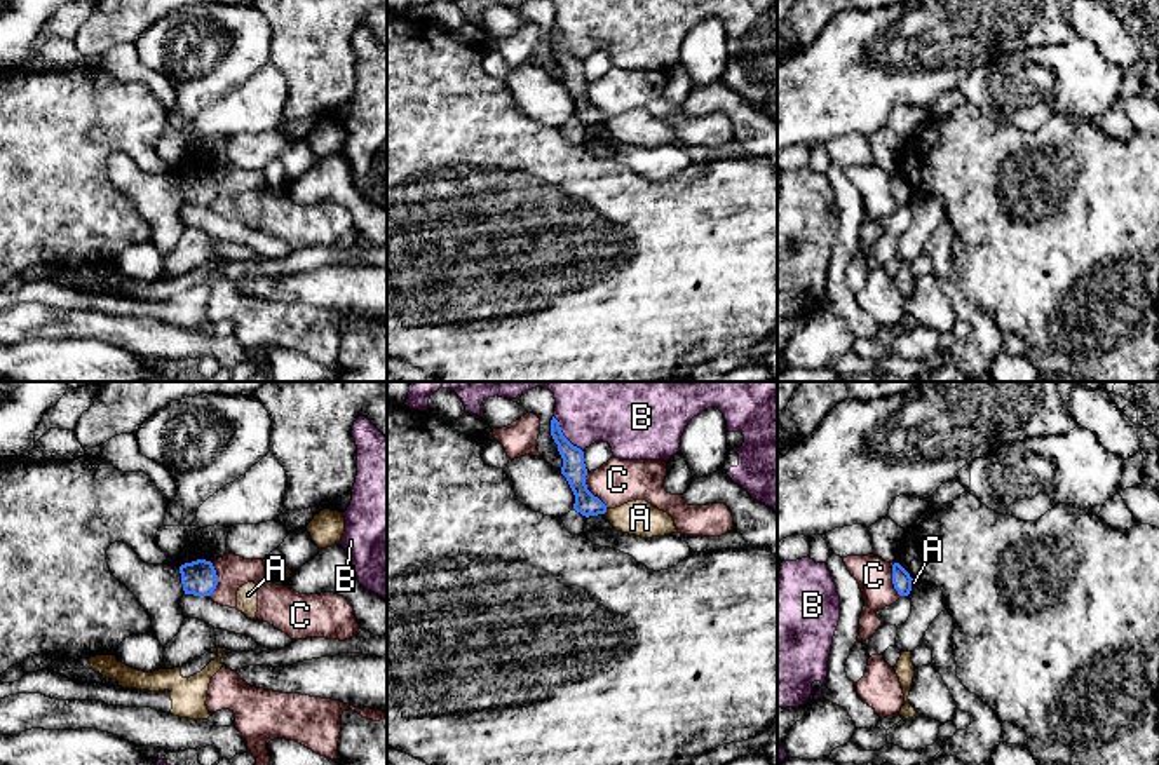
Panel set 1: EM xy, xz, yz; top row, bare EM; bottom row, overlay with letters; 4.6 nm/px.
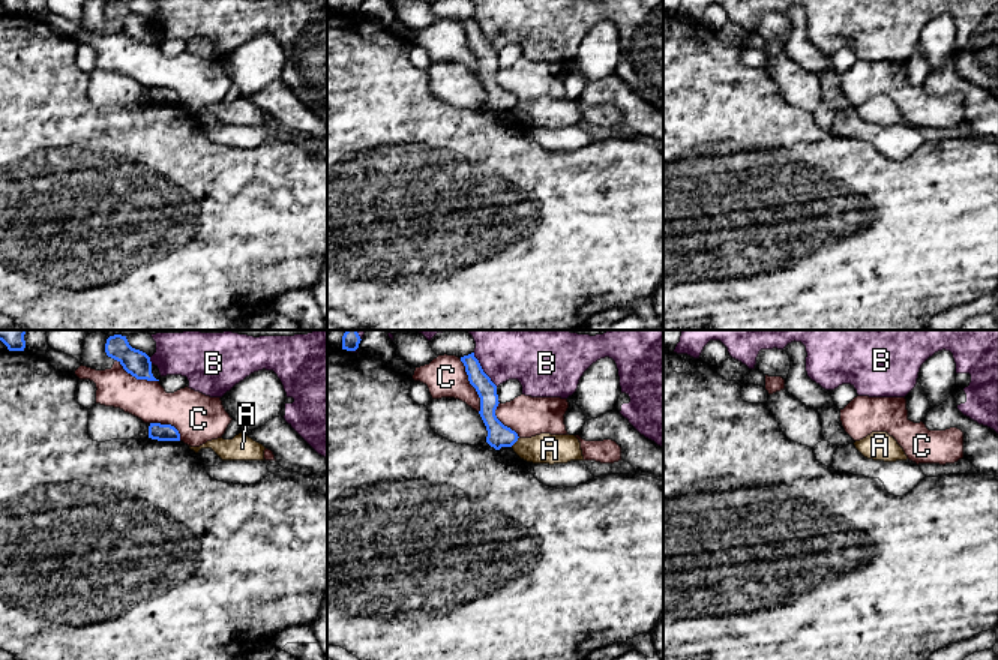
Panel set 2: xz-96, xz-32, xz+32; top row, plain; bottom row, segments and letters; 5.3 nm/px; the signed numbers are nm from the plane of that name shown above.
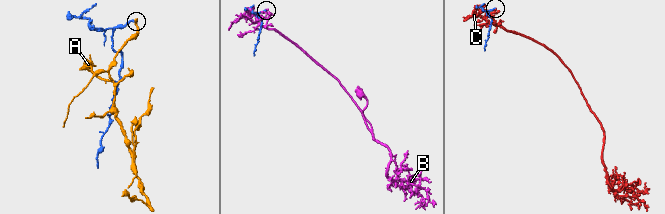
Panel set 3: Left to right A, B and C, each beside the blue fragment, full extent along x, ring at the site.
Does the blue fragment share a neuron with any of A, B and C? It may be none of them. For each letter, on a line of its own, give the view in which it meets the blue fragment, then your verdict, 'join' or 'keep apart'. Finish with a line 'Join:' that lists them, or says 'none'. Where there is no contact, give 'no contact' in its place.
A: contact in xz; keep apart
B: contact in xz; keep apart
C: contact in xz; keep apart
Join: none

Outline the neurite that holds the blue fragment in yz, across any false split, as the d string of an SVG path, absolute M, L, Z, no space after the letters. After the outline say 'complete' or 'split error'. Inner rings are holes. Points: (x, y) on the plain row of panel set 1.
M899 173L892 174L892 193L899 206L910 204L912 190L910 183Z; complete

